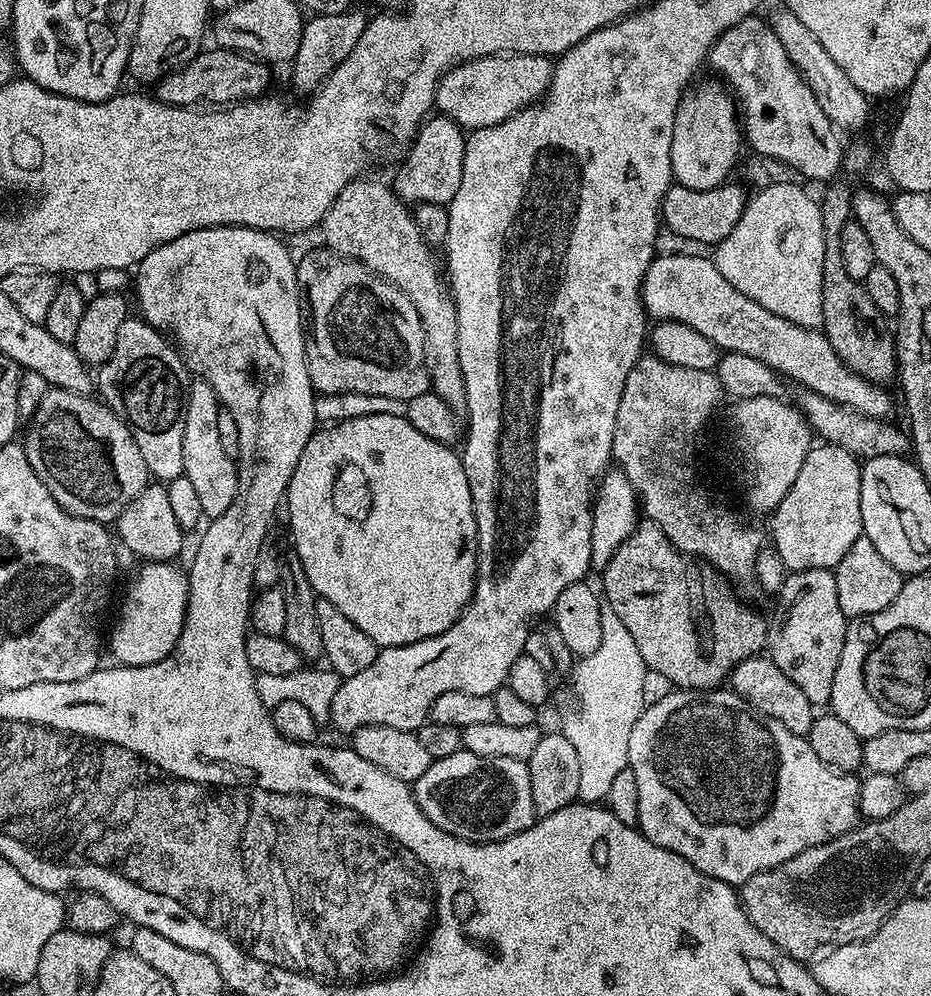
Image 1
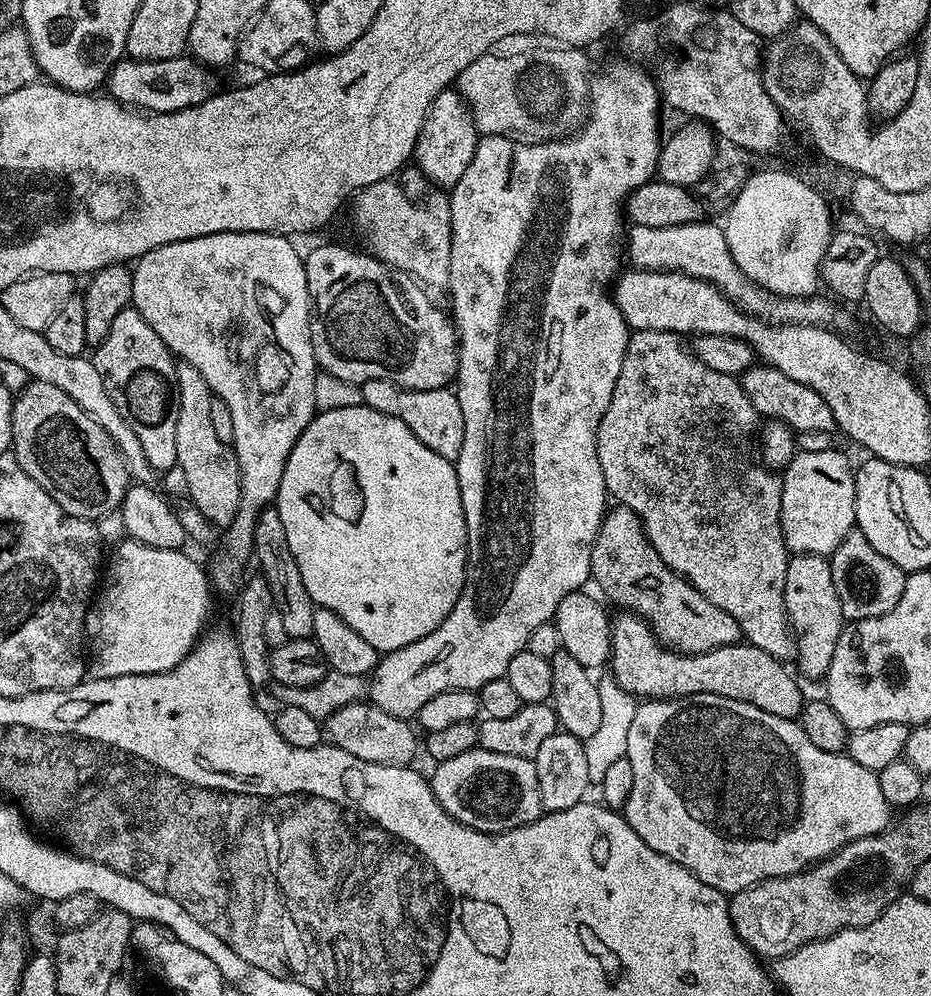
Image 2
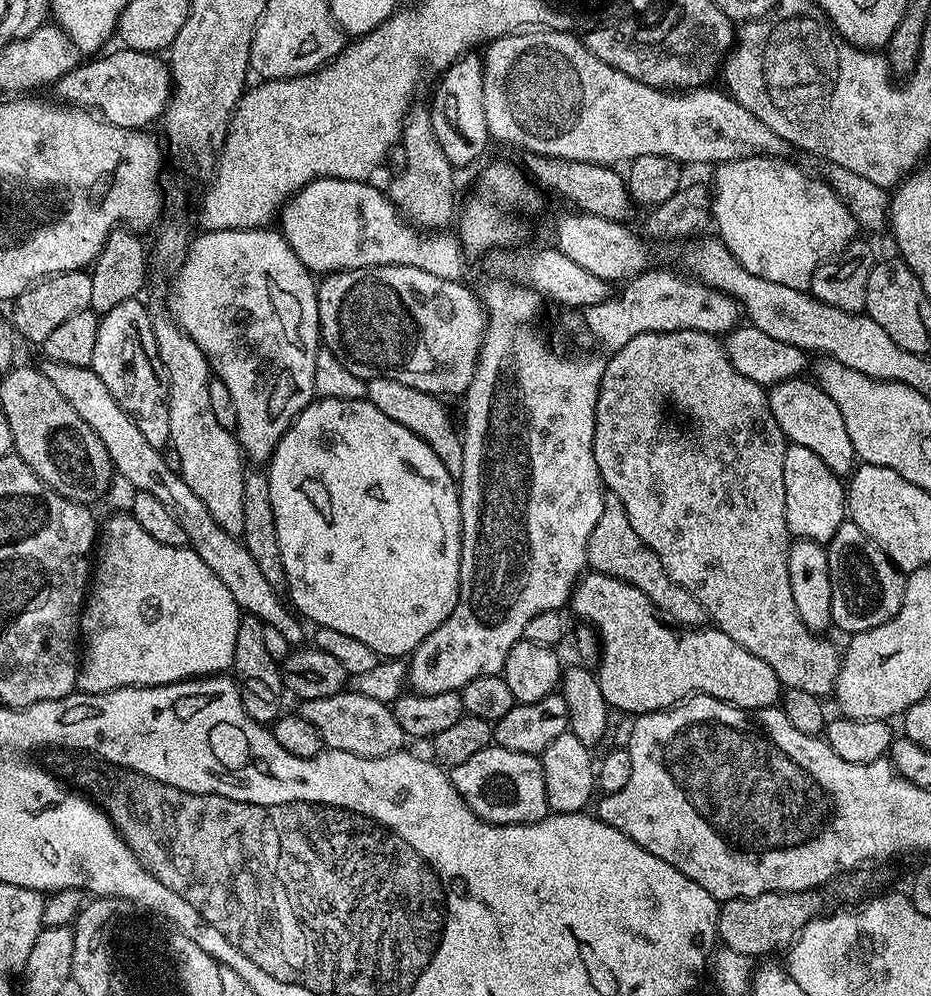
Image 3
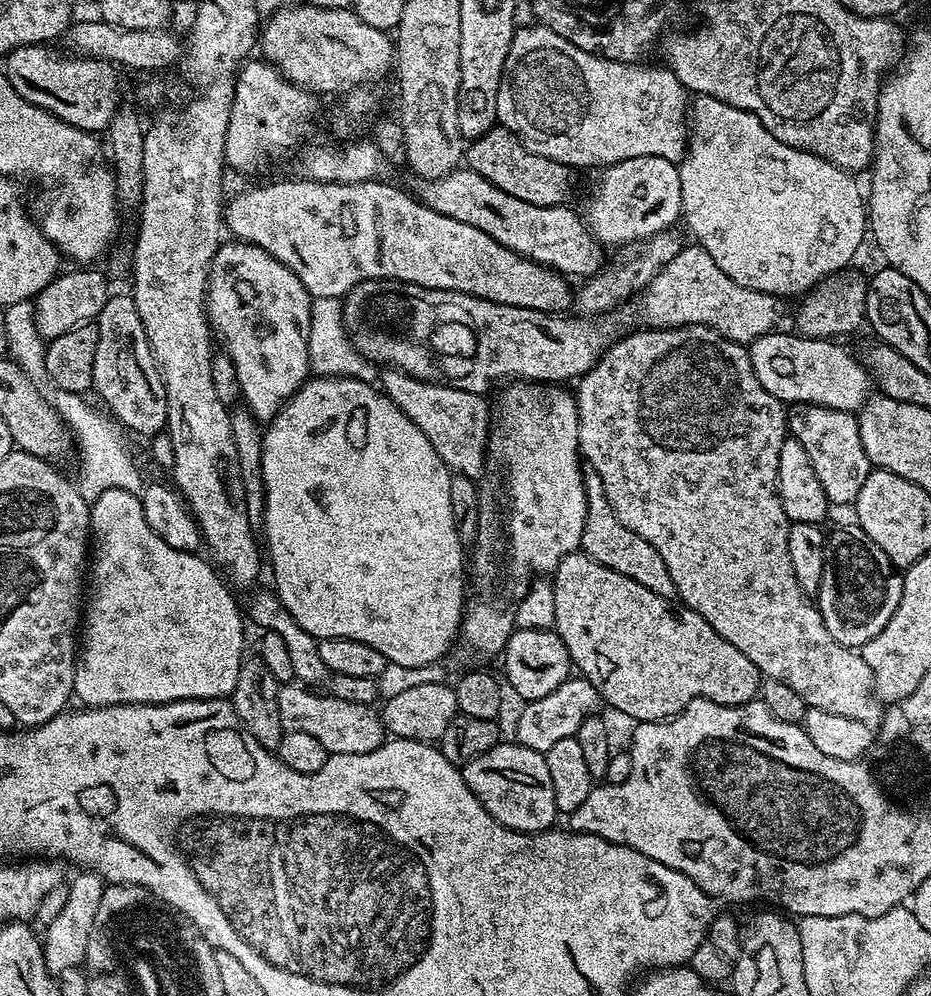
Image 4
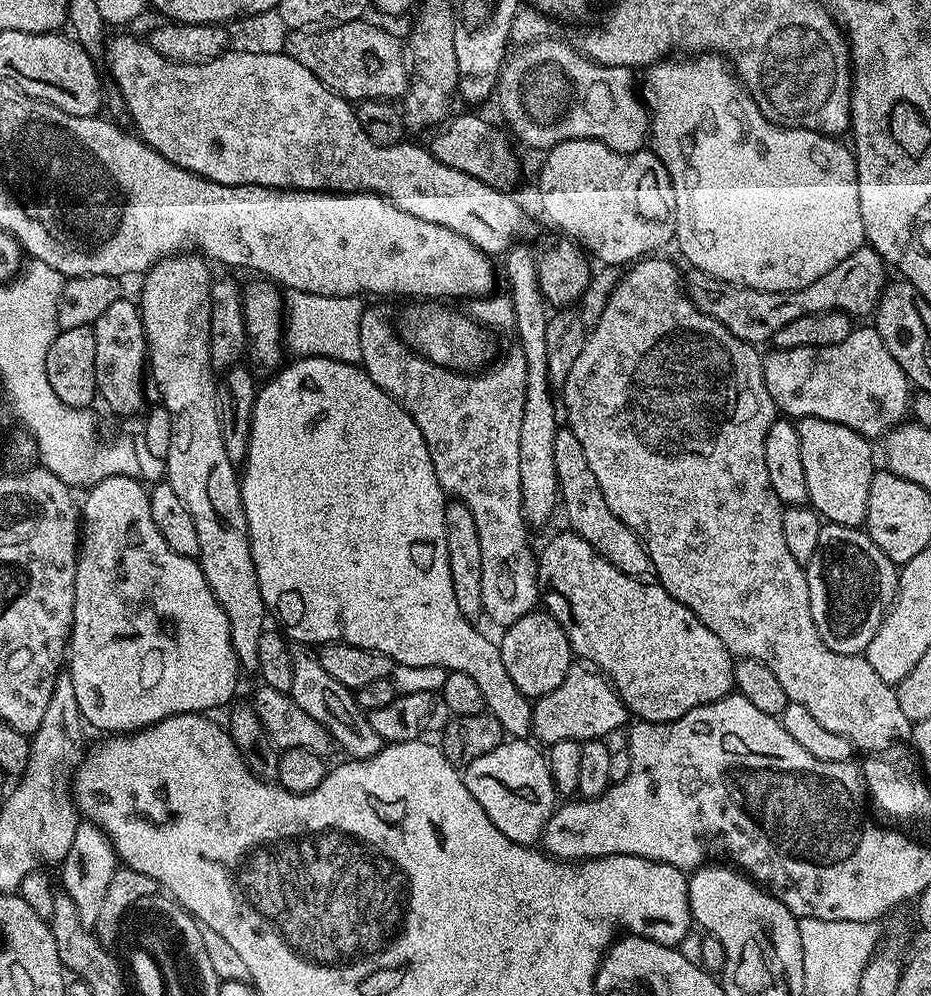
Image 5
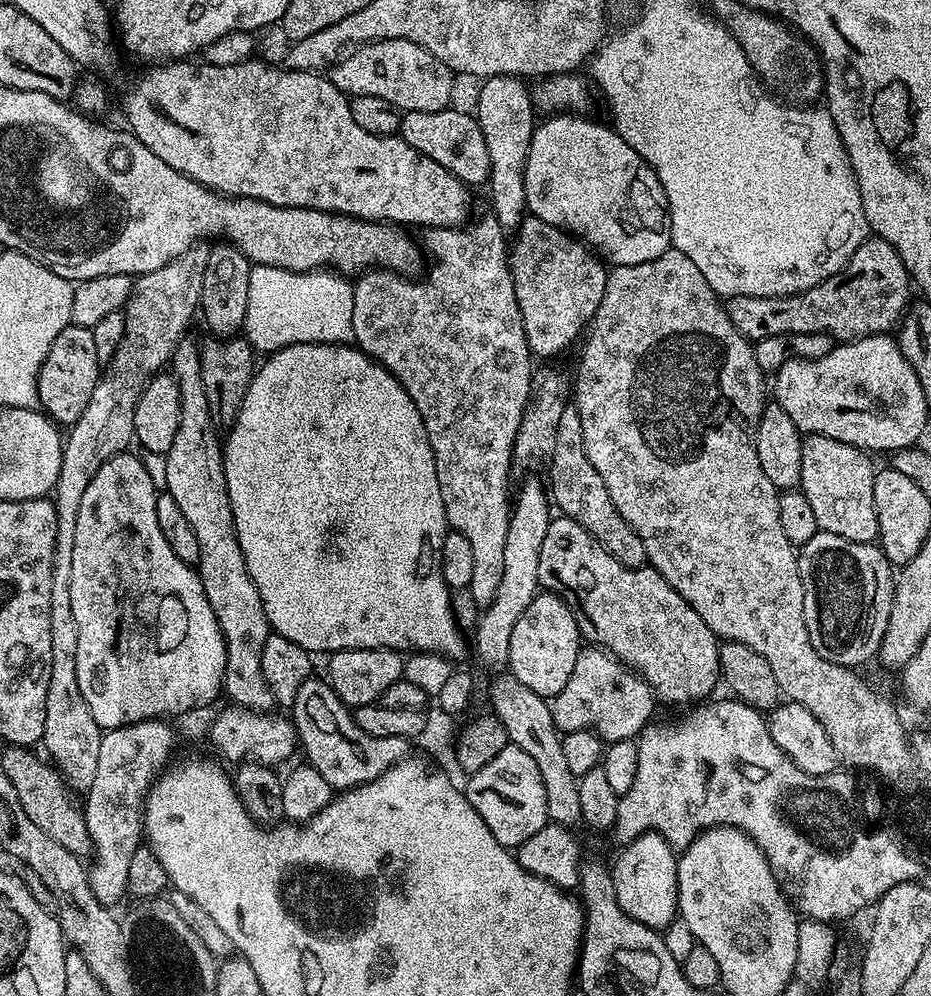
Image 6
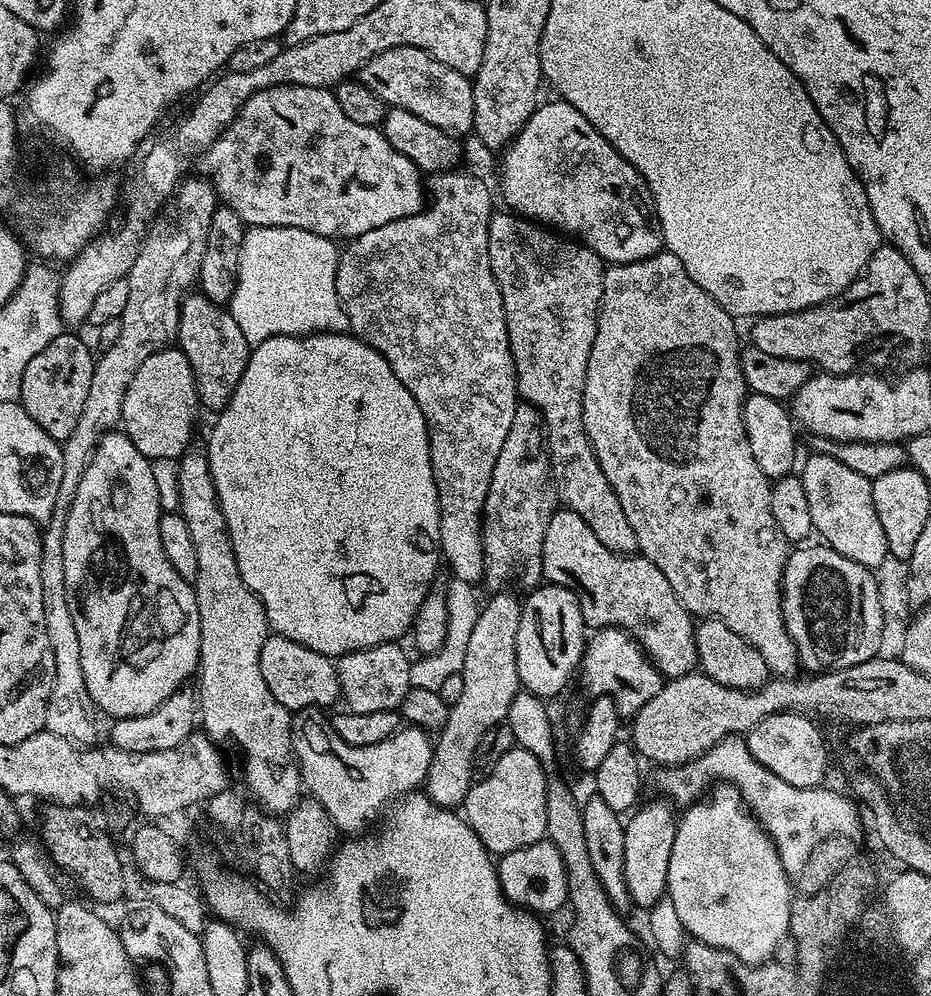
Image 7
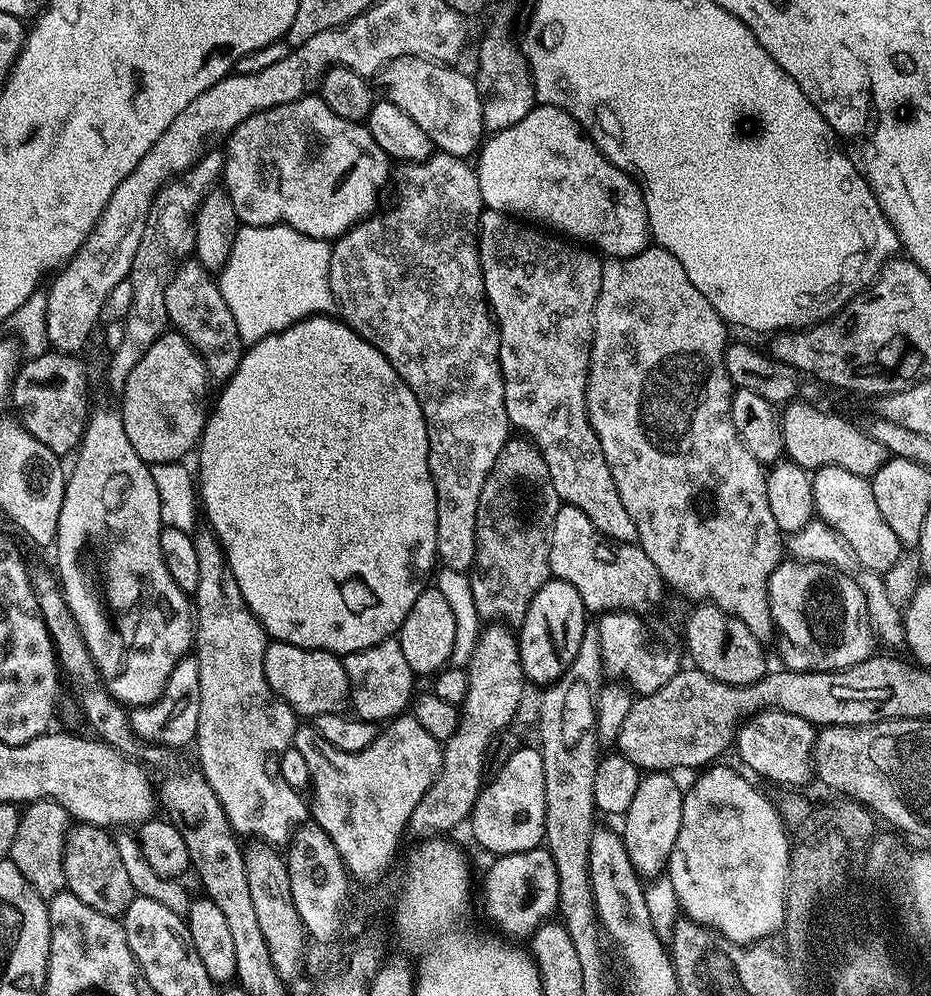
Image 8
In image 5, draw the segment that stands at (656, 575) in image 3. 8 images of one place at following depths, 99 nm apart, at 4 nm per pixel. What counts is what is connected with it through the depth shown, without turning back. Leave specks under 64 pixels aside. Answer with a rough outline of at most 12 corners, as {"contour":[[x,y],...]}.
{"contour":[[554,438],[571,531],[627,576],[647,577],[648,549],[610,510],[582,442]]}

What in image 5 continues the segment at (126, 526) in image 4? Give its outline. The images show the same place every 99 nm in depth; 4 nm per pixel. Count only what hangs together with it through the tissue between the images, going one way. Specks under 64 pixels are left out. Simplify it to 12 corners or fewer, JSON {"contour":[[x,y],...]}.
{"contour":[[135,476],[87,489],[85,725],[231,705],[230,622]]}

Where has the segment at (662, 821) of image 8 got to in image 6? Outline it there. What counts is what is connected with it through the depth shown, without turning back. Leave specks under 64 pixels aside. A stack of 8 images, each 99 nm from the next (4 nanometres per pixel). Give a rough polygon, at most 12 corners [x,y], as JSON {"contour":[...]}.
{"contour":[[657,832],[619,849],[618,906],[657,930],[678,916],[677,853]]}

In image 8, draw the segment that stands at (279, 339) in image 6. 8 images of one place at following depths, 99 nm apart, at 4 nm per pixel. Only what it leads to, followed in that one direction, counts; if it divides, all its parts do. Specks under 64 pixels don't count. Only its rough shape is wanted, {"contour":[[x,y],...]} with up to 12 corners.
{"contour":[[240,227],[218,283],[245,345],[337,311],[332,244]]}

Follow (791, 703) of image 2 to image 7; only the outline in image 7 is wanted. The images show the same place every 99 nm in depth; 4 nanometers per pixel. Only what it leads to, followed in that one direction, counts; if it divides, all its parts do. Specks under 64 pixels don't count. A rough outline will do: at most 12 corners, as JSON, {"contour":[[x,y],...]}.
{"contour":[[561,507],[543,579],[589,629],[632,635],[661,676],[697,671],[696,624],[666,574],[611,552]]}

